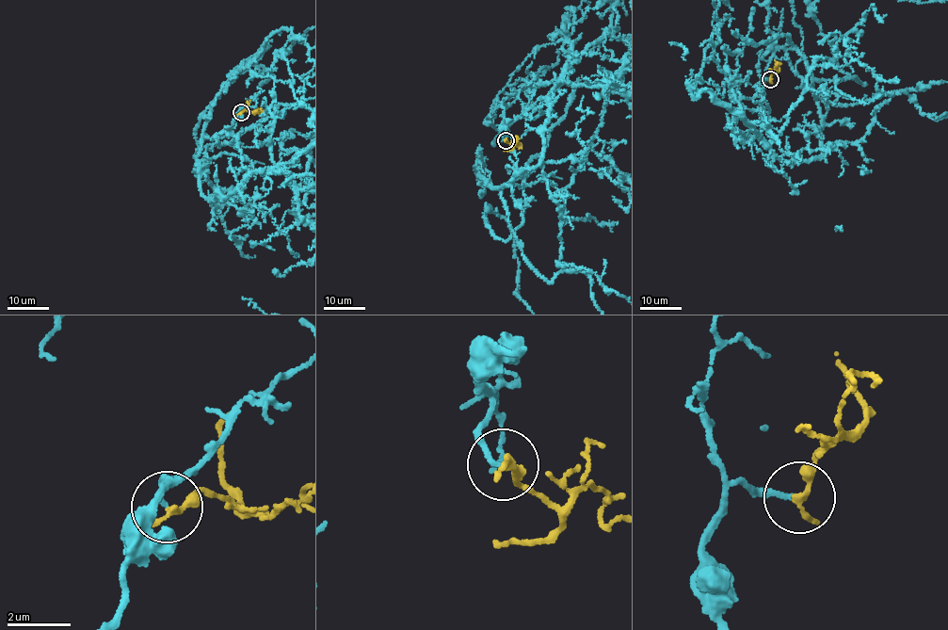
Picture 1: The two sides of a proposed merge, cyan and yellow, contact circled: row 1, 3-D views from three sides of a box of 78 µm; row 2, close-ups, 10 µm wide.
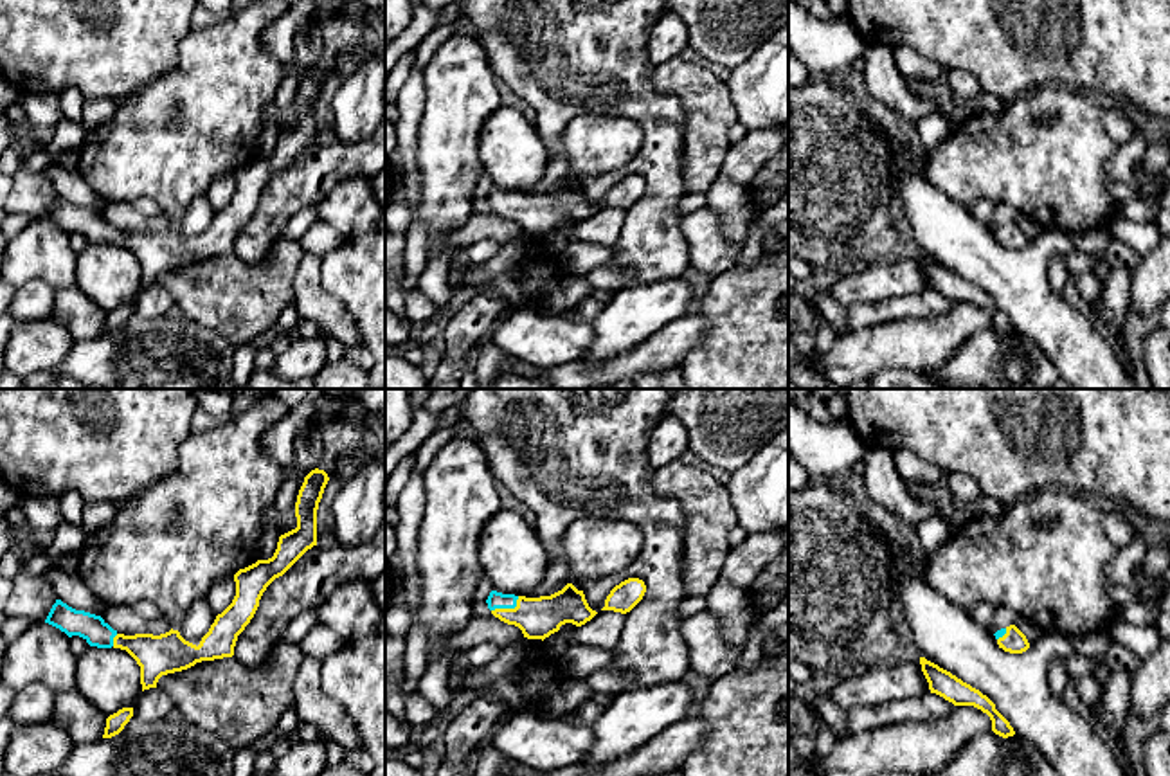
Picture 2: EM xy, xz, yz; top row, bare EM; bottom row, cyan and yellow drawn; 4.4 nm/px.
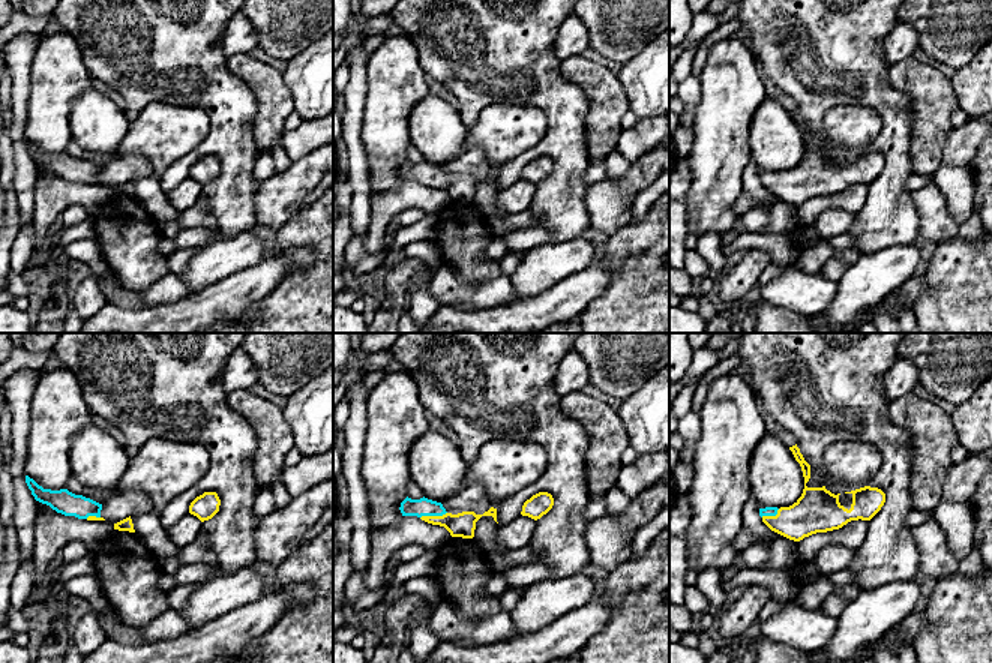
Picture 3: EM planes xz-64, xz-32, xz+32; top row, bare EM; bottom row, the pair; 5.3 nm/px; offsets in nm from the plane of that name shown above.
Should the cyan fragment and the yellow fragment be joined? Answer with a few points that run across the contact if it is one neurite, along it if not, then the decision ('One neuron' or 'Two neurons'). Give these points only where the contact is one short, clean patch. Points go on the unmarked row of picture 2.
One neuron

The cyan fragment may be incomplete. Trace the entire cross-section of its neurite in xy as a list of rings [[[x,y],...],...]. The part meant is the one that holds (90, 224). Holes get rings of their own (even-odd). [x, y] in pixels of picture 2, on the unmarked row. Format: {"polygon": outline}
{"polygon": [[[319,65],[304,74],[295,99],[297,124],[279,133],[272,155],[257,157],[234,171],[236,193],[216,212],[198,243],[173,225],[160,232],[119,230],[101,212],[76,207],[61,196],[56,196],[45,220],[68,234],[83,234],[90,243],[126,247],[140,263],[142,288],[157,284],[162,272],[187,266],[202,257],[232,254],[238,232],[254,214],[266,184],[317,142],[317,106],[328,77],[328,70]]]}

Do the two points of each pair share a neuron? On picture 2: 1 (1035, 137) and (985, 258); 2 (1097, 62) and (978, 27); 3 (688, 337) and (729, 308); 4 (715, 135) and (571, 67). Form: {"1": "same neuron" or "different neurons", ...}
{"1": "different neurons", "2": "same neuron", "3": "different neurons", "4": "different neurons"}

